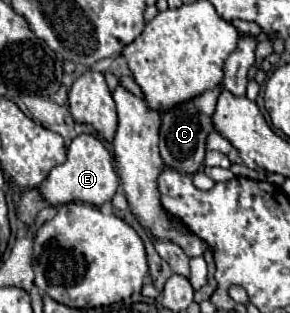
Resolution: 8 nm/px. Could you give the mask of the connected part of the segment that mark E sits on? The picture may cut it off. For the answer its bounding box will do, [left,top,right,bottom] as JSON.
[40,134,118,206]

